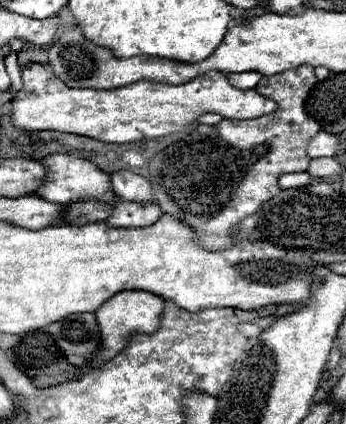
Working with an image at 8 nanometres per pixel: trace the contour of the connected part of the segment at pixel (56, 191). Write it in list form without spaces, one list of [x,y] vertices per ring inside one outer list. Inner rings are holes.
[[[51,153],[51,155],[41,157],[39,163],[45,167],[47,179],[33,193],[37,197],[43,197],[43,199],[53,201],[53,203],[61,203],[61,205],[65,205],[69,201],[77,201],[77,199],[95,199],[95,201],[109,201],[109,203],[119,201],[111,189],[109,175],[103,173],[99,167],[95,167],[87,159],[79,159],[79,157],[73,157],[67,153]]]

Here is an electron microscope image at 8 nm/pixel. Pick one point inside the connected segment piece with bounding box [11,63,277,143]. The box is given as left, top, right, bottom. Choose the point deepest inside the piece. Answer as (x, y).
(147, 109)

